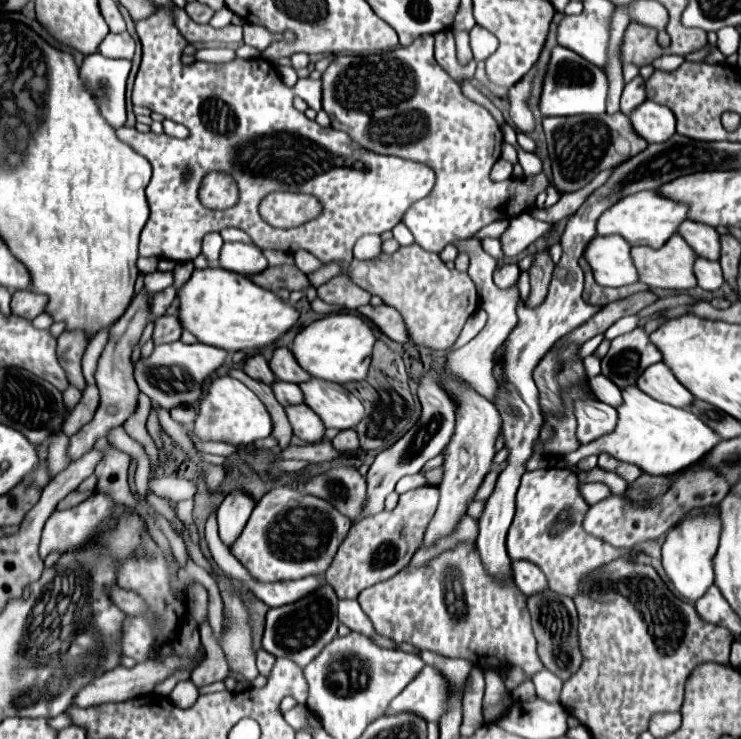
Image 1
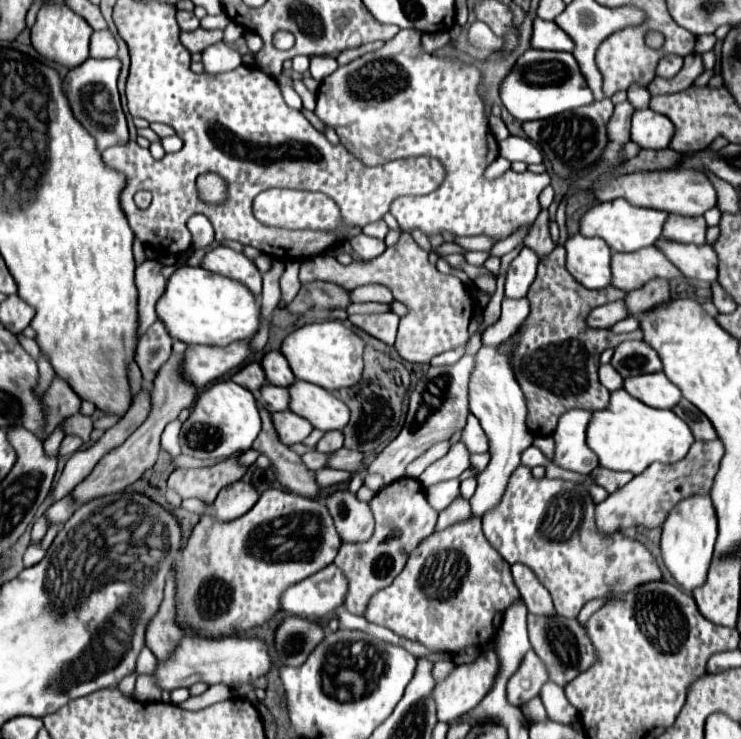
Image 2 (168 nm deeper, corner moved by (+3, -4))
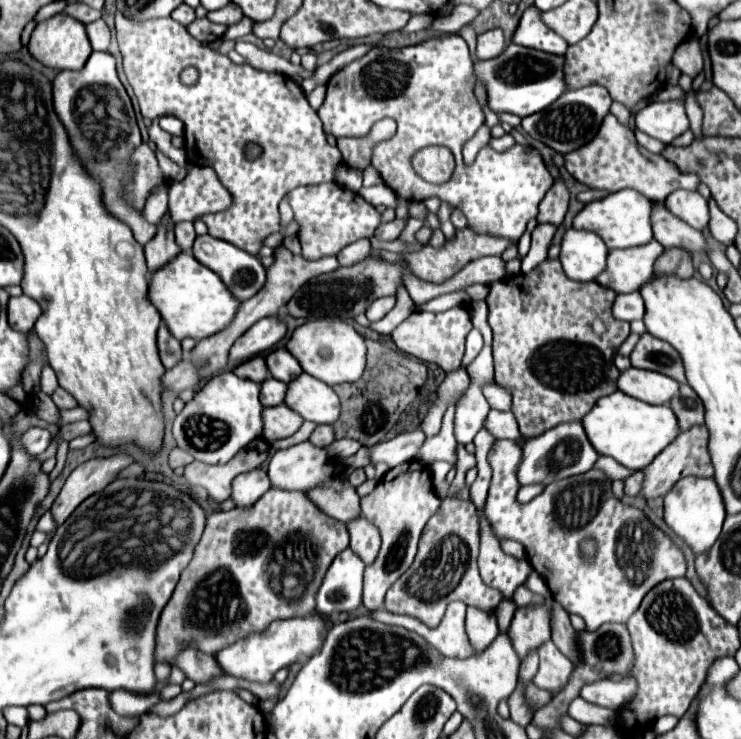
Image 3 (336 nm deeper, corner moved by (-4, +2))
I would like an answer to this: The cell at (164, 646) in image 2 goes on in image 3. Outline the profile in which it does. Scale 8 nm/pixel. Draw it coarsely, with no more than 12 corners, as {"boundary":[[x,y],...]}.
{"boundary":[[184,648],[176,666],[196,684],[224,676],[212,656]]}

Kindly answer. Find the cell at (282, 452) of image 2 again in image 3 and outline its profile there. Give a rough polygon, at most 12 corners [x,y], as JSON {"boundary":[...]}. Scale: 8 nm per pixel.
{"boundary":[[344,478],[308,496],[340,522],[360,514],[360,496]]}

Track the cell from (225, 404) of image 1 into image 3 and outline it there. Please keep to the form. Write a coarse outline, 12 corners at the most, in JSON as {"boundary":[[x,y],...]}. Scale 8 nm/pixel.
{"boundary":[[208,380],[174,420],[178,448],[224,464],[262,436],[260,384]]}

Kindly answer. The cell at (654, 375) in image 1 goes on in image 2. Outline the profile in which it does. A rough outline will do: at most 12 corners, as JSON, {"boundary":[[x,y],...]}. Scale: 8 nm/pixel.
{"boundary":[[663,372],[623,388],[651,408],[673,408],[681,390]]}

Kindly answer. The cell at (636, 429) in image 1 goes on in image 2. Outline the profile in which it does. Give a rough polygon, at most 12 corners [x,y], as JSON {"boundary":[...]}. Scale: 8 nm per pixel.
{"boundary":[[625,390],[593,412],[599,466],[641,474],[679,462],[693,432]]}

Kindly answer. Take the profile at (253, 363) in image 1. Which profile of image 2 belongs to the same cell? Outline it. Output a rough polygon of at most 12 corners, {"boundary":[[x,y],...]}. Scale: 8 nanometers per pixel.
{"boundary":[[257,362],[231,376],[247,390],[259,390],[267,380]]}

